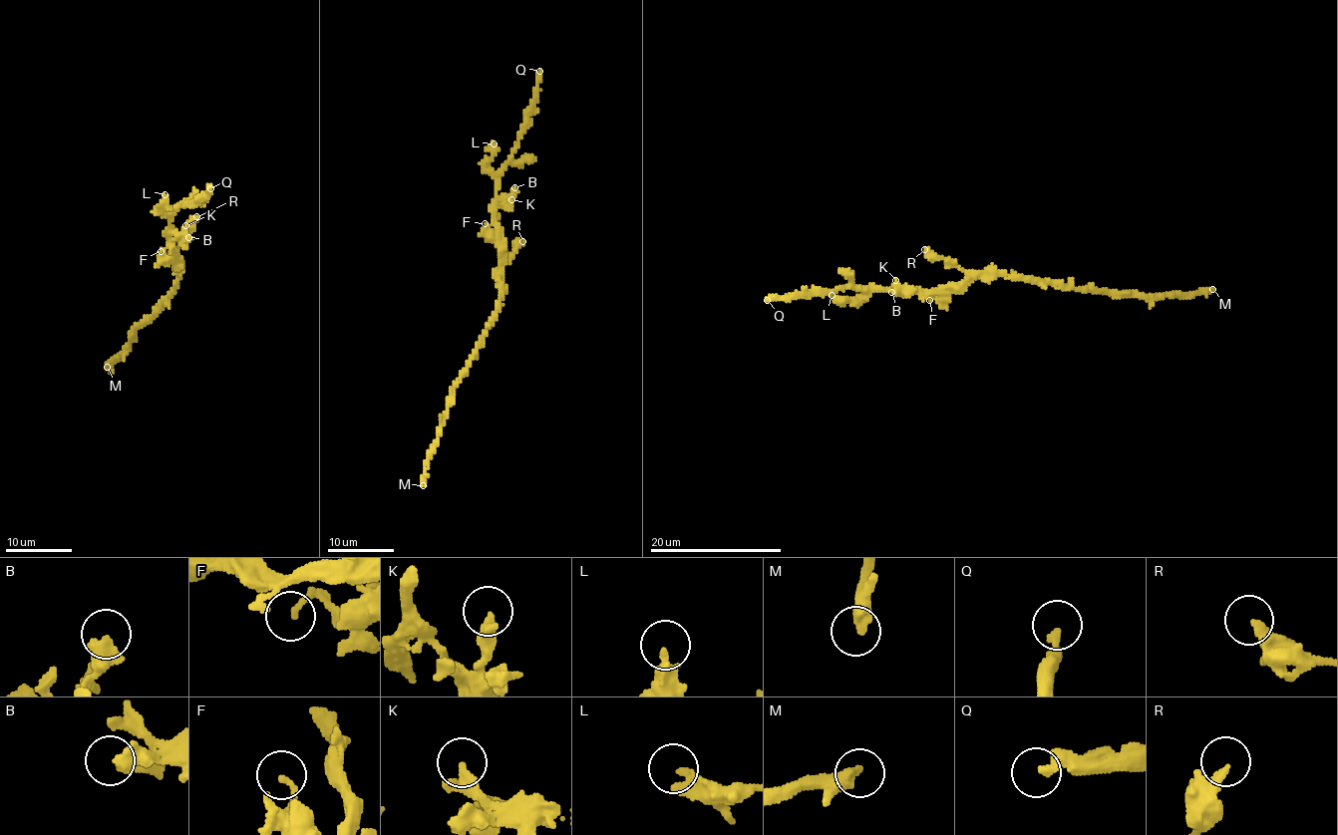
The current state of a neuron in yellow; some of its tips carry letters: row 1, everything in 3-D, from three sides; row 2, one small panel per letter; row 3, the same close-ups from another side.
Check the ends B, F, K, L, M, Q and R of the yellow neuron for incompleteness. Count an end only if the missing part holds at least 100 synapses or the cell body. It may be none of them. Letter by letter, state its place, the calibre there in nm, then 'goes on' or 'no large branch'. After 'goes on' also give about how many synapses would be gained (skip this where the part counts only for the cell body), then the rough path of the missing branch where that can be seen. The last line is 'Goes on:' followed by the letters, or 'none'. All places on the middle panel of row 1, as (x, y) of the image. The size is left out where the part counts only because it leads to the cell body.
B: place (514, 187); calibre 460 nm; no large branch
F: place (485, 223); calibre 170 nm; no large branch
K: place (511, 199); calibre 280 nm; no large branch
L: place (494, 143); calibre 340 nm; no large branch
M: place (423, 485); calibre 400 nm; no large branch
Q: place (539, 71); calibre 240 nm; goes on; 100 synapses; course (539, 71), (536, 28), (541, 20)
R: place (522, 241); calibre 320 nm; no large branch
Goes on: Q

